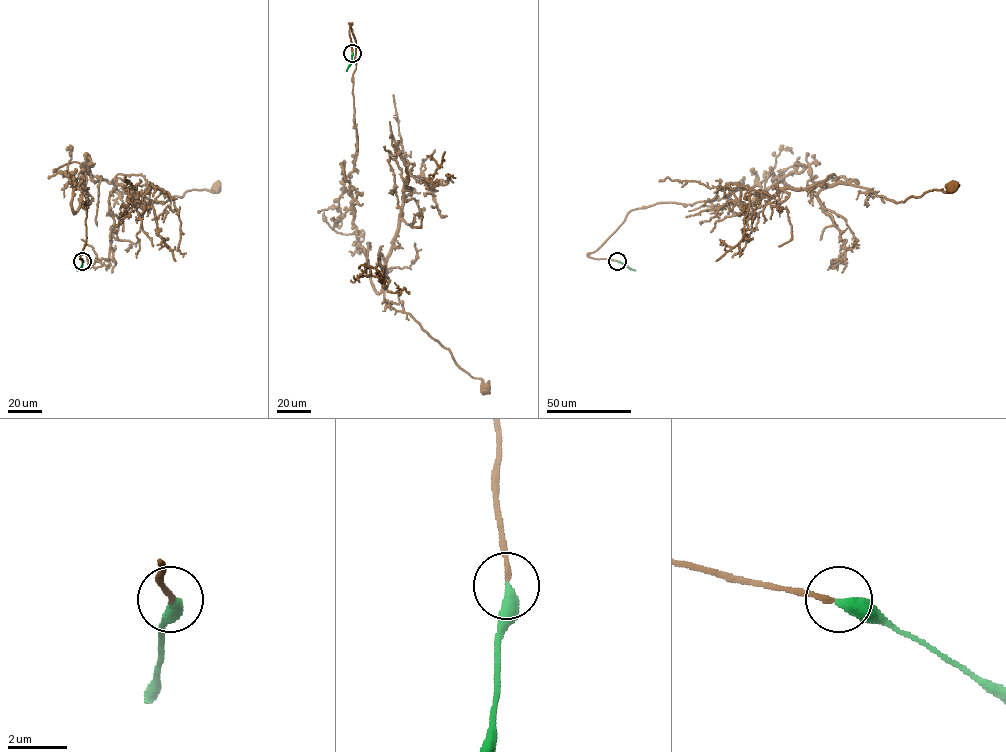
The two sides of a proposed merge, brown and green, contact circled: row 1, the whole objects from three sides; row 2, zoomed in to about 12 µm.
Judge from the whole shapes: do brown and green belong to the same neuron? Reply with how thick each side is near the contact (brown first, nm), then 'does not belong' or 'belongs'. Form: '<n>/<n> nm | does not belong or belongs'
140/440 nm | belongs

